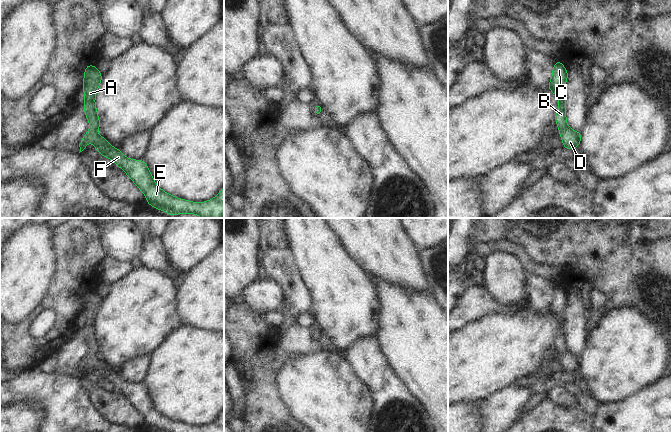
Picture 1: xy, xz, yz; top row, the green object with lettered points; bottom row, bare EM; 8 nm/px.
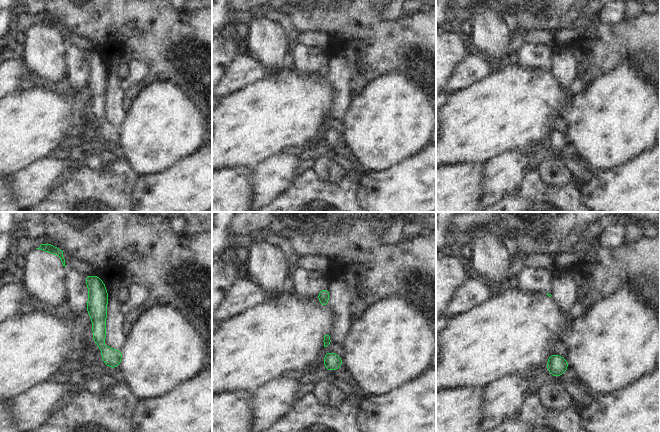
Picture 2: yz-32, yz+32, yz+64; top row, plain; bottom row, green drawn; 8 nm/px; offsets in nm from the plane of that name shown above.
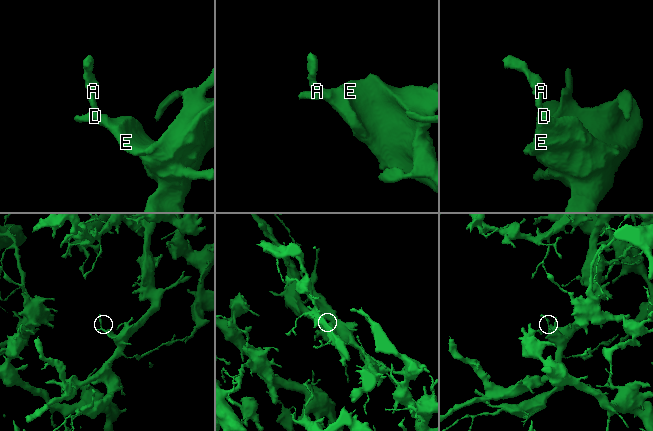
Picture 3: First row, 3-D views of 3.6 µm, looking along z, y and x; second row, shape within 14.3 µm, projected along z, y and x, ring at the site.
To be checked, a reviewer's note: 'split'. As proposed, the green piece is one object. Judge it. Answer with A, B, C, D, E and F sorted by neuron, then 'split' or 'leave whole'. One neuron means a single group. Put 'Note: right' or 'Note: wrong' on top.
Note: wrong
A B C D E F | leave whole

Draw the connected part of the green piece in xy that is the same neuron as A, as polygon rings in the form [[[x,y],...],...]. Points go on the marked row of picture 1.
[[[87,65],[82,88],[85,92],[83,107],[91,128],[83,136],[79,144],[80,152],[86,148],[87,142],[93,143],[101,156],[112,159],[115,166],[119,166],[124,170],[144,193],[147,198],[147,204],[158,210],[164,210],[171,216],[188,213],[197,214],[202,218],[224,218],[224,188],[221,189],[215,198],[203,203],[174,197],[156,185],[144,160],[131,160],[125,157],[120,149],[112,147],[103,136],[97,134],[97,129],[101,127],[101,123],[95,107],[95,95],[102,78],[100,71],[95,66]]]

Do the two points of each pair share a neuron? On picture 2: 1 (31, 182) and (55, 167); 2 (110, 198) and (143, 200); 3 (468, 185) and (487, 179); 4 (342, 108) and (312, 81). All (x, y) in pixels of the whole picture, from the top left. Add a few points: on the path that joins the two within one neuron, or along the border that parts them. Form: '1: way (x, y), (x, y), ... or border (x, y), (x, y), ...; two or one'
1: way (37, 179), (49, 169); one
2: border (138, 177), (131, 201); two
3: border (482, 165), (477, 201); two
4: border (328, 81), (332, 90), (332, 107), (330, 111); two

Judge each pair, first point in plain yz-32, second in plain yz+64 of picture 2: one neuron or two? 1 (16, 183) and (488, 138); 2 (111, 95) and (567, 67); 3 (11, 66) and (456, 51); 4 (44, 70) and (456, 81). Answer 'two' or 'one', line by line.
1: two
2: one
3: two
4: two

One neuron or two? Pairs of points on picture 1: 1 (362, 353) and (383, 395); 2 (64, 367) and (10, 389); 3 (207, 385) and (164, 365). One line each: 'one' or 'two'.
1: one
2: two
3: one

